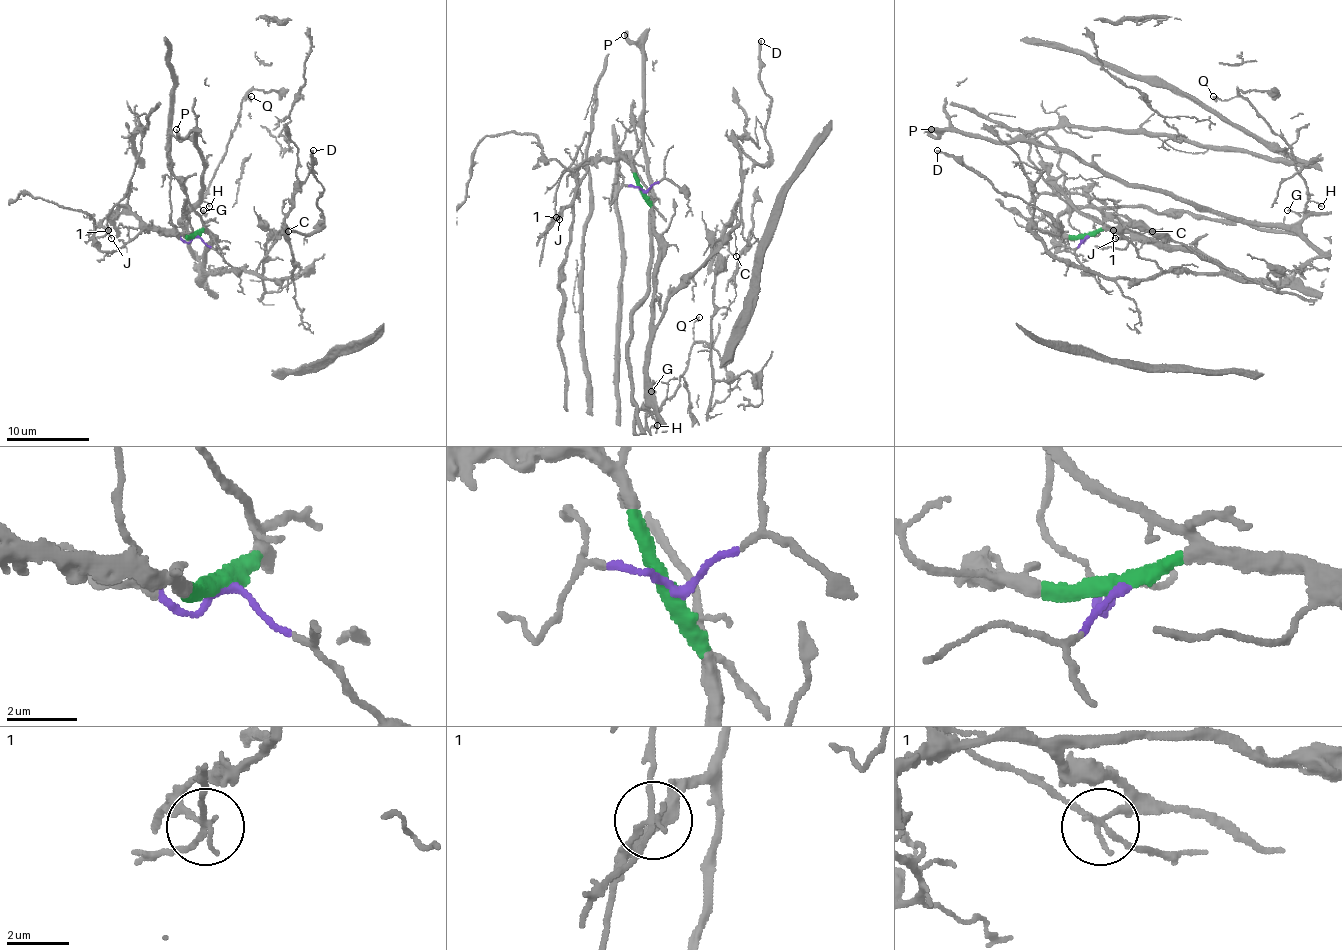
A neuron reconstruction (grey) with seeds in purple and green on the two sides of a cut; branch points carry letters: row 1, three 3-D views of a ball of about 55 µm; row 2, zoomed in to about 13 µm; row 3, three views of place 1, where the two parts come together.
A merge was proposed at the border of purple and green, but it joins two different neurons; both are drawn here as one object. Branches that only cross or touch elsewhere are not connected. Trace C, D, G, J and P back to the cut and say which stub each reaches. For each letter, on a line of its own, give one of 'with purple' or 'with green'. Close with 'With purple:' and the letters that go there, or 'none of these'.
C: with green
D: with green
G: with purple
J: with green
P: with purple
With purple: G, P

